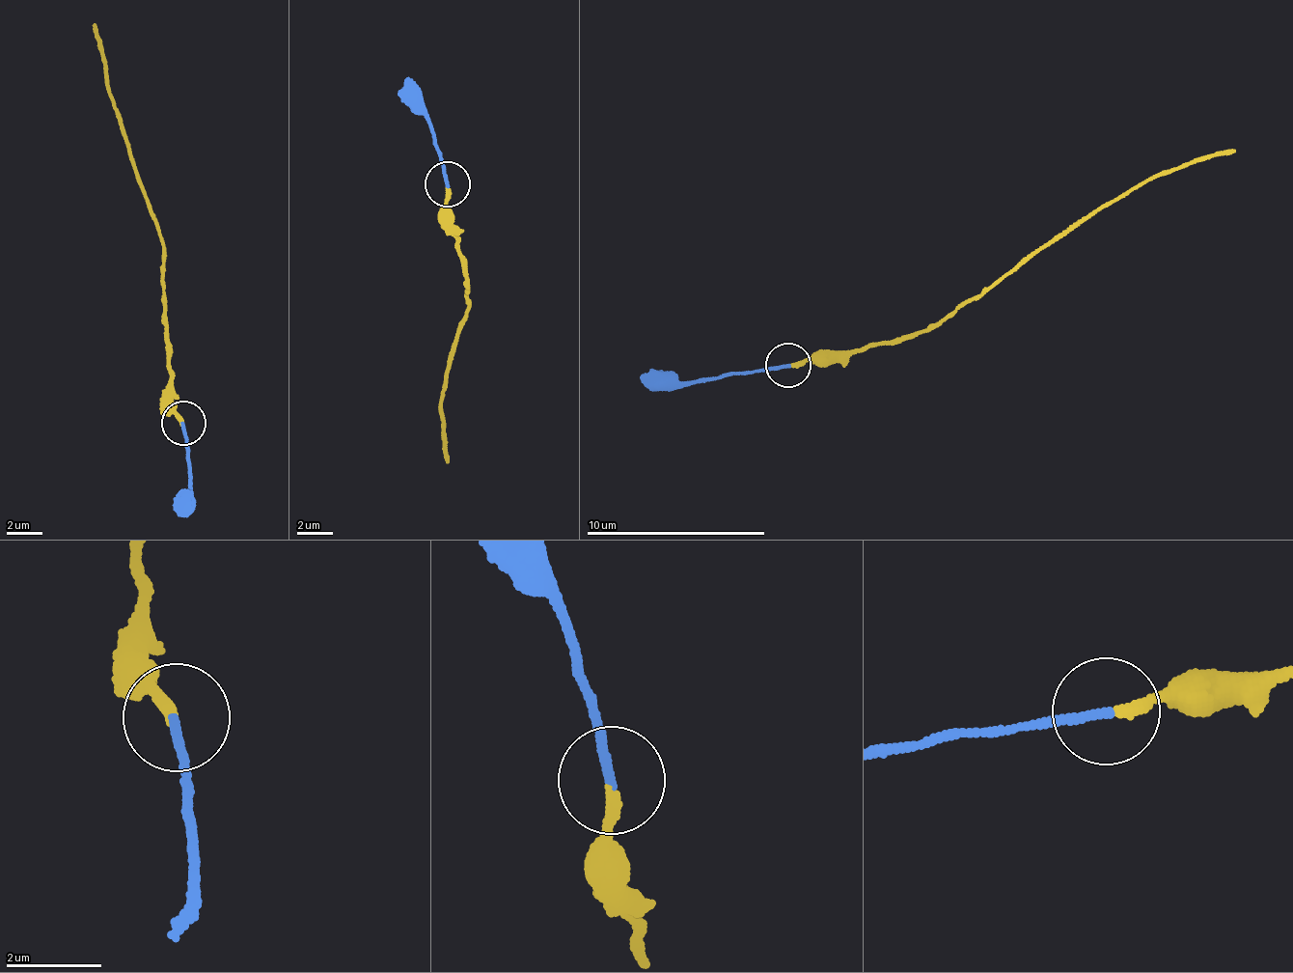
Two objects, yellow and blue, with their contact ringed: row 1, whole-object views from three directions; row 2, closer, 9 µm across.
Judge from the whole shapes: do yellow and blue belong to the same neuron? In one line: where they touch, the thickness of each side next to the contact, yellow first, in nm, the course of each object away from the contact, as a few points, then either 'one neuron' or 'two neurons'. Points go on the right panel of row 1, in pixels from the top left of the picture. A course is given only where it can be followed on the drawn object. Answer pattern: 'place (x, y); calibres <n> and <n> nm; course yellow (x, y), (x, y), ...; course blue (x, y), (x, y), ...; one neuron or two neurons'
place (787, 365); calibres 240 and 180 nm; course yellow (787, 366), (844, 354), (935, 326), (1141, 183), (1236, 148); course blue (789, 364), (687, 385), (640, 375); one neuron

